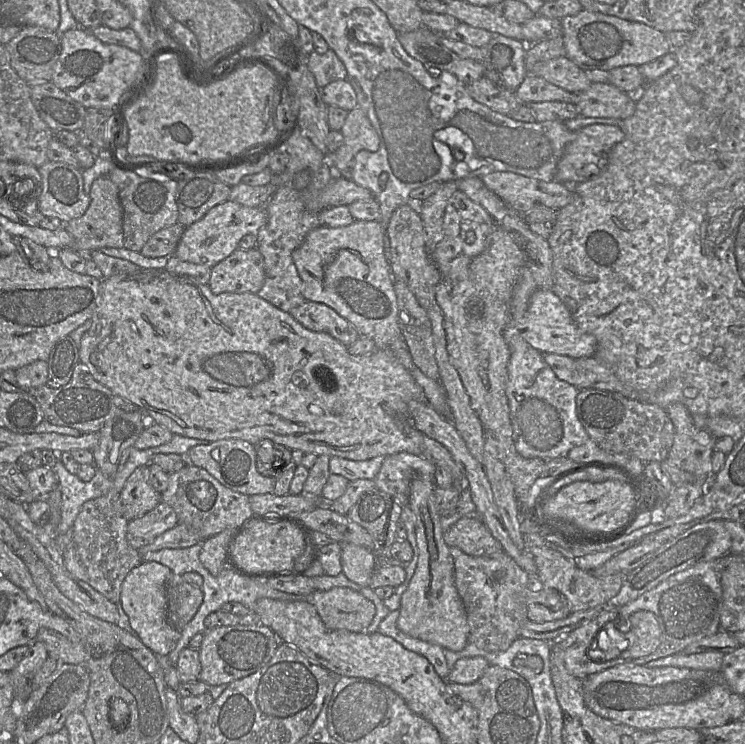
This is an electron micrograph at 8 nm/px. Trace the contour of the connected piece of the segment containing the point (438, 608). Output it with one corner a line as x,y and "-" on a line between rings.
414,478
410,484
408,506
416,517
419,557
414,575
401,596
397,627
413,638
458,652
468,644
468,624
463,602
454,583
454,560
443,539
441,516
435,505
435,487
434,481
422,478

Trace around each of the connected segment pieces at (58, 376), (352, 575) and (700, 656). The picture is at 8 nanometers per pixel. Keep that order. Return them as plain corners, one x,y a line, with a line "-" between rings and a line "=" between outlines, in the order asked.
69,335
59,339
51,349
47,360
48,379
46,386
58,388
66,385
79,362
78,347
=
341,543
342,573
352,582
369,586
370,578
377,567
375,554
352,543
=
702,652
689,655
678,653
664,658
652,660
644,666
648,668
670,666
695,670
720,671
724,655
725,654
720,652

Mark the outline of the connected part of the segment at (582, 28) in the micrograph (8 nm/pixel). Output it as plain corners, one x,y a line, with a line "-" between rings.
583,8
576,15
562,18
561,24
566,56
583,70
599,69
609,71
627,65
640,66
671,51
671,46
663,32
644,23
629,21
613,15
588,11

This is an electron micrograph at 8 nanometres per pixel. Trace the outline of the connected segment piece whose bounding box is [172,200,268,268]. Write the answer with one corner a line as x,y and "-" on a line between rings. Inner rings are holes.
227,200
213,207
202,219
188,226
172,255
183,261
212,268
231,255
245,235
257,235
267,219
266,206
247,207

